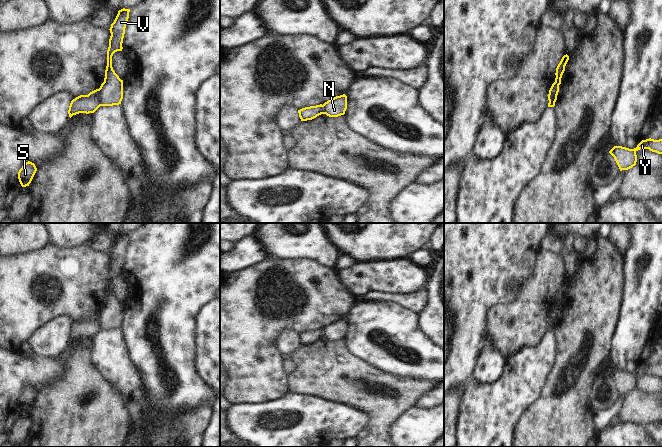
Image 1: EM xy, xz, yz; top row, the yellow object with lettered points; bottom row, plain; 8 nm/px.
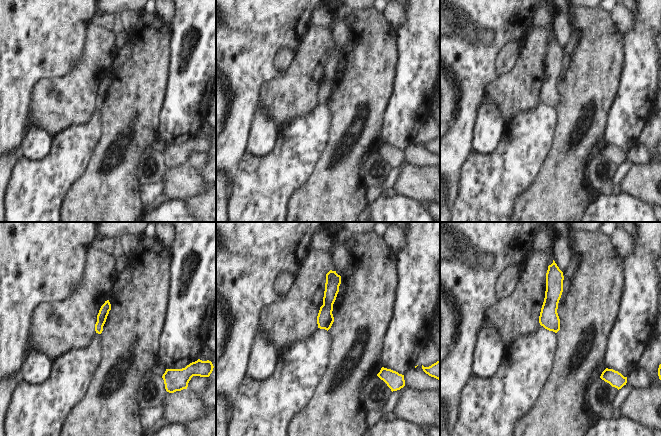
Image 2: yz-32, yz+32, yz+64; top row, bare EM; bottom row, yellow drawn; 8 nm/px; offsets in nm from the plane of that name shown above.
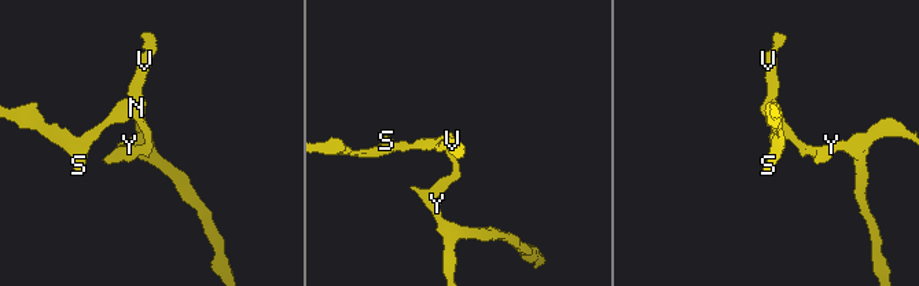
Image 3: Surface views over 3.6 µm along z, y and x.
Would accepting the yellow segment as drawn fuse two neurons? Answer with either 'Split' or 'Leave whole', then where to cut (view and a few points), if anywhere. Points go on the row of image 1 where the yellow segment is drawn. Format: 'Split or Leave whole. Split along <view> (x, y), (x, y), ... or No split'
Split. Split along xy (98, 89), (98, 102), (100, 105).

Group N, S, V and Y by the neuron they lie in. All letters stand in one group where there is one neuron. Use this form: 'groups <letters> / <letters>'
groups N V Y / S

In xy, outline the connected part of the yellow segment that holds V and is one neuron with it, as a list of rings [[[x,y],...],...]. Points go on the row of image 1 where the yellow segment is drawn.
[[[121,9],[111,24],[109,47],[107,50],[107,66],[104,82],[99,88],[100,106],[113,106],[121,104],[123,99],[123,80],[115,73],[112,67],[112,56],[117,51],[122,51],[122,43],[130,9]]]

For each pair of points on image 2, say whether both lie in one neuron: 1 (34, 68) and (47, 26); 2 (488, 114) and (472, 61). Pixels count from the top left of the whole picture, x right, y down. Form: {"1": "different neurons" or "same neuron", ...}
{"1": "same neuron", "2": "different neurons"}

